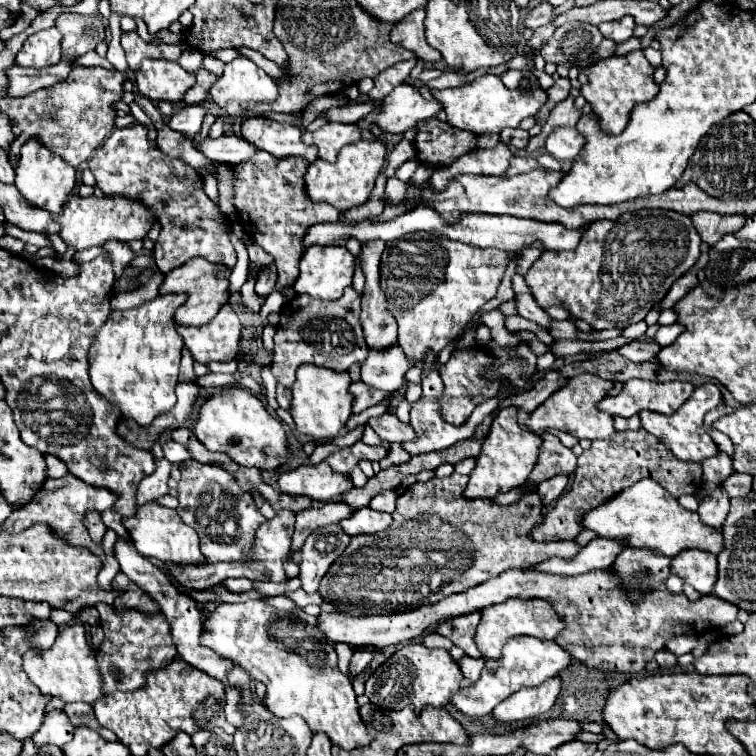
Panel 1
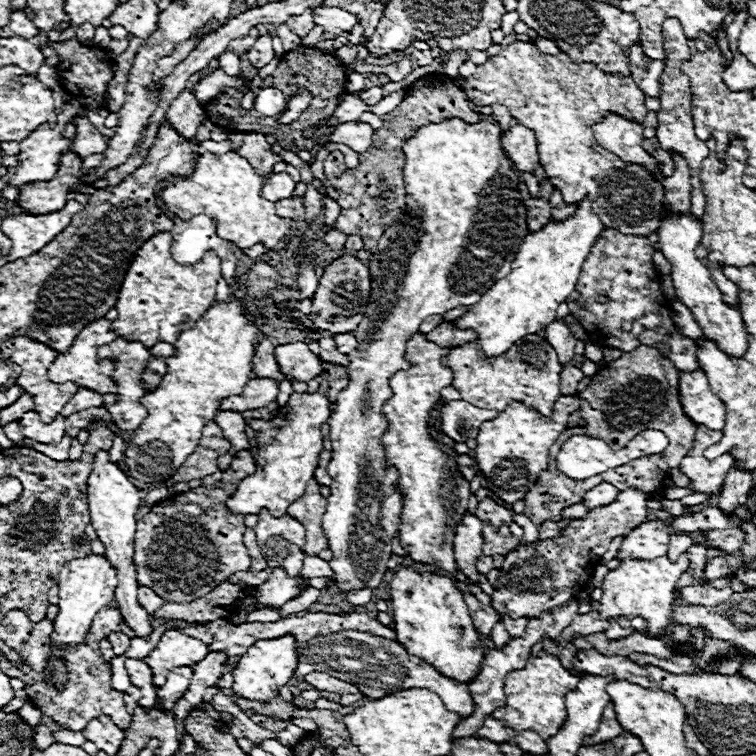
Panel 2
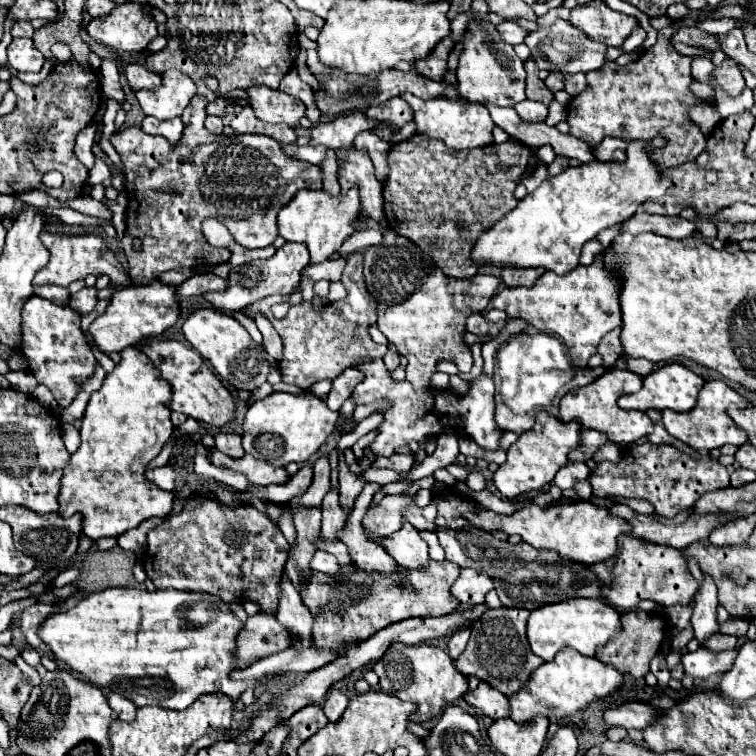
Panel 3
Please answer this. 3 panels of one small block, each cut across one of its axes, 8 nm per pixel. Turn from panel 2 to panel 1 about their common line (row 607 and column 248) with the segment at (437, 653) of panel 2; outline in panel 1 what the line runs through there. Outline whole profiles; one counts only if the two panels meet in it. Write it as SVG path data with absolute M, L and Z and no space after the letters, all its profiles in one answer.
M226 388L208 396L198 410L194 434L208 450L224 452L242 466L272 470L288 460L288 440L280 420L272 418L264 404L244 388Z

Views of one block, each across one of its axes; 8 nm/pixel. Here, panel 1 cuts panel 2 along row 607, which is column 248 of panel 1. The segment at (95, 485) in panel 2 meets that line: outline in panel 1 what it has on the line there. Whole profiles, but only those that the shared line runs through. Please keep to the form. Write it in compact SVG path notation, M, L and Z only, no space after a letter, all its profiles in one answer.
M262 116L246 118L242 122L242 138L278 158L304 156L306 160L316 160L316 146L304 144L302 130L290 124L280 124Z

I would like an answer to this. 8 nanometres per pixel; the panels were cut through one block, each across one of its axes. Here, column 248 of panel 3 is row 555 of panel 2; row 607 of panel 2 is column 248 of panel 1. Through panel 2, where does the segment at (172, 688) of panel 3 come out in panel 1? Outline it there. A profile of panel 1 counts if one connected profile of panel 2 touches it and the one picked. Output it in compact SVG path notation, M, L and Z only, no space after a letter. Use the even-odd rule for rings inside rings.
M248 600L242 604L224 602L218 604L214 612L204 610L204 614L206 620L202 624L200 644L230 658L253 679L264 682L264 704L272 714L278 718L300 714L312 732L326 732L330 740L344 750L352 750L372 740L360 720L352 682L338 670L336 652L314 626L314 620L298 622L298 618L274 610L260 600ZM250 632L258 632L254 640L250 638ZM266 632L276 632L276 638L266 636Z

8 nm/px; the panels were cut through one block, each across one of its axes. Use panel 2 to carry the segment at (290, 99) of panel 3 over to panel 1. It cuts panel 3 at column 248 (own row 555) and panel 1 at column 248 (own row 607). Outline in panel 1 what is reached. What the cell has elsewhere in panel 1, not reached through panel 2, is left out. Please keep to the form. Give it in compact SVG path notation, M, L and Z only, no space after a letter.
M240 56L224 66L224 74L210 88L212 100L230 116L240 116L250 102L274 102L278 84L252 60Z

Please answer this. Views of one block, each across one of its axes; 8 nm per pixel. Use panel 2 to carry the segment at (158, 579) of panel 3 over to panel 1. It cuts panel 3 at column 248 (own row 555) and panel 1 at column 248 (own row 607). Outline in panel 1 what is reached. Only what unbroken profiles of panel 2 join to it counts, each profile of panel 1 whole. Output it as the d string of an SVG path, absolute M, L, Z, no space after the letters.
M188 460L180 464L182 480L178 484L178 516L198 532L202 554L206 564L216 562L244 562L252 550L256 528L264 524L264 516L258 512L254 498L238 488L232 474L212 464L200 464Z

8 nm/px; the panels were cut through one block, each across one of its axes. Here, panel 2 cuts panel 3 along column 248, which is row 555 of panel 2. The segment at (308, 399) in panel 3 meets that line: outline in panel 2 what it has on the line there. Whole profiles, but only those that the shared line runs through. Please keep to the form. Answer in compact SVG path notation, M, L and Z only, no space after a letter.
M414 334L408 342L408 360L412 368L400 372L392 378L392 398L384 404L384 416L392 420L388 434L384 434L384 446L388 446L388 464L398 470L398 490L402 494L402 512L398 538L408 550L408 556L432 568L442 568L456 574L454 558L454 536L456 526L466 514L466 504L470 498L470 484L460 474L456 458L450 456L450 448L432 440L428 424L440 426L440 410L436 404L442 400L440 390L452 384L452 370L444 368L440 358L450 350L428 342L422 334Z

